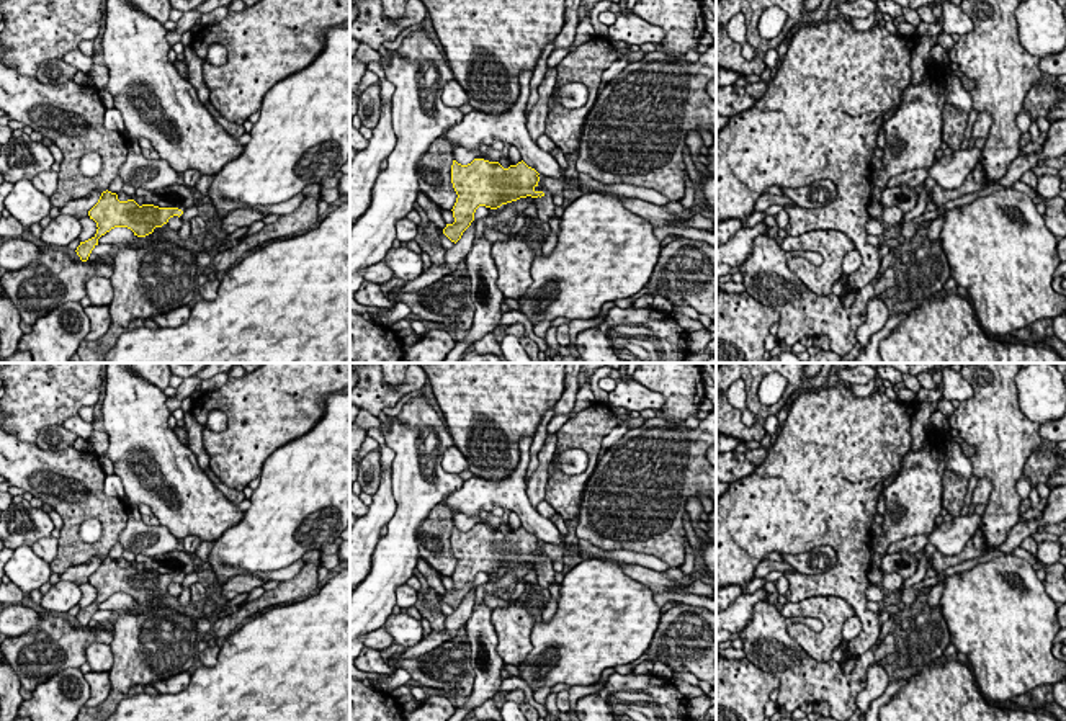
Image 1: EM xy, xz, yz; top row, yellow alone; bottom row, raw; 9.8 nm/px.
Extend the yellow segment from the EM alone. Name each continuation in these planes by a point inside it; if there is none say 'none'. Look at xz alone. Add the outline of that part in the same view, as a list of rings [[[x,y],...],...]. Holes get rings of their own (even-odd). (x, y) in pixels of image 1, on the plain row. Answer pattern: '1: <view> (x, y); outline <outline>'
1: xz (546, 576); outline [[[544,561],[538,567],[538,584],[544,589],[549,589],[556,580],[556,571],[553,569],[553,562]]]

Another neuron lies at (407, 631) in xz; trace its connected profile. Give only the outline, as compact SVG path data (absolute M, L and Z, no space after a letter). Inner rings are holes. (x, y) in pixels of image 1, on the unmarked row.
M392 613L383 628L391 633L394 644L404 646L405 649L423 639L422 623L407 613Z

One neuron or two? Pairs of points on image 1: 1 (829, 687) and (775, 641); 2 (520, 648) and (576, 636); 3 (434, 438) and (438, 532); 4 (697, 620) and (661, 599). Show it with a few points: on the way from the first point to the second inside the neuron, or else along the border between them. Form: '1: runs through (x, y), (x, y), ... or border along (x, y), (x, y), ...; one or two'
1: runs through (816, 682), (788, 654); one
2: border along (541, 620), (532, 630), (532, 651), (517, 666); two
3: border along (435, 507), (421, 525), (417, 541); two
4: border along (682, 602), (698, 607); two

